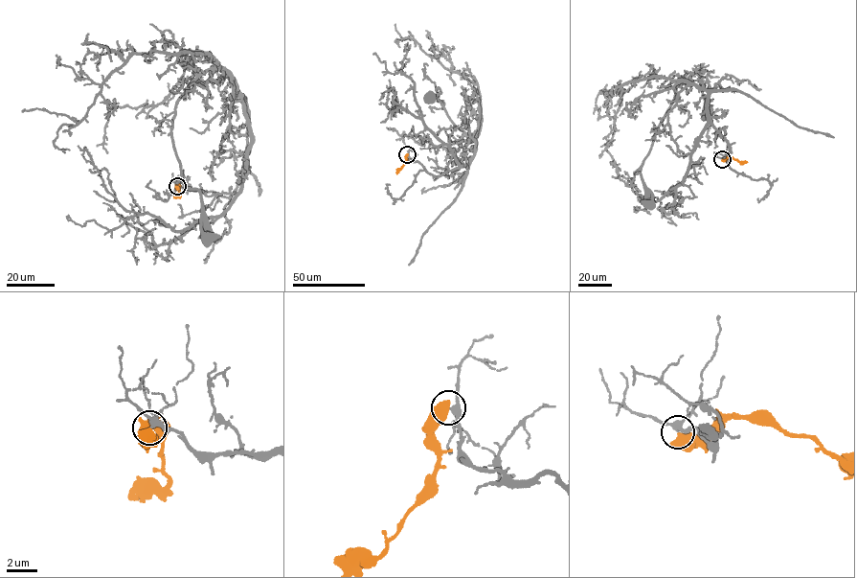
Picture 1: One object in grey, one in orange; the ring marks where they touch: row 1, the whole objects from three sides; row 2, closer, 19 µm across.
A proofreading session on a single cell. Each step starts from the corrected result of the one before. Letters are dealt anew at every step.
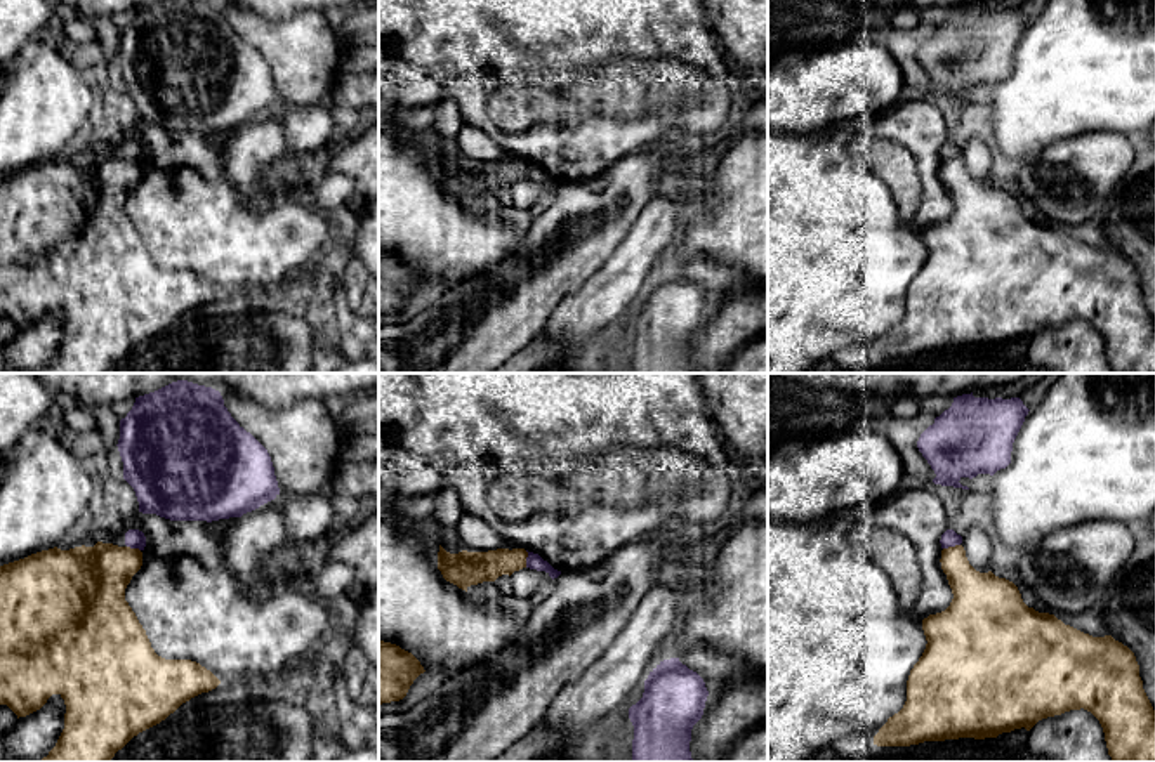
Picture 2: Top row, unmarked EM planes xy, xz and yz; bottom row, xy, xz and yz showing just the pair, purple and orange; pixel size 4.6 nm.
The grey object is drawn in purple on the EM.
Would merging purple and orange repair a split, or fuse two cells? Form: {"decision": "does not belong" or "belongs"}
{"decision": "does not belong"}

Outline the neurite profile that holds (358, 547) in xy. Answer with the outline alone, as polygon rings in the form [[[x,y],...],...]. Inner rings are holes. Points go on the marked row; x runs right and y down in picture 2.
[[[379,514],[356,528],[342,528],[330,547],[330,559],[354,569],[347,594],[361,606],[379,583]]]

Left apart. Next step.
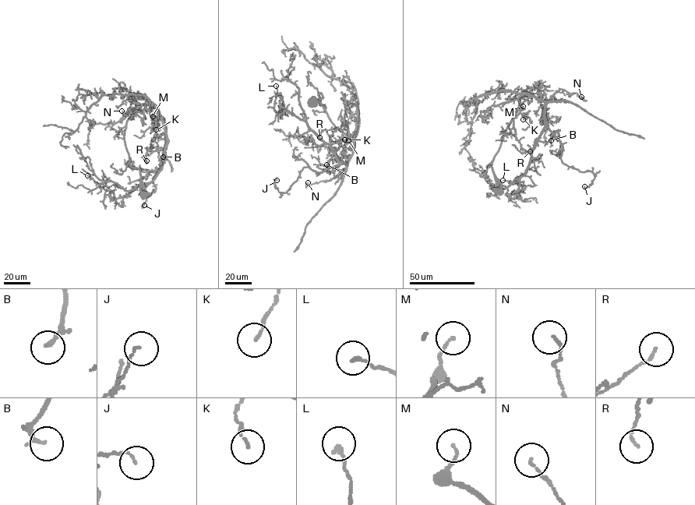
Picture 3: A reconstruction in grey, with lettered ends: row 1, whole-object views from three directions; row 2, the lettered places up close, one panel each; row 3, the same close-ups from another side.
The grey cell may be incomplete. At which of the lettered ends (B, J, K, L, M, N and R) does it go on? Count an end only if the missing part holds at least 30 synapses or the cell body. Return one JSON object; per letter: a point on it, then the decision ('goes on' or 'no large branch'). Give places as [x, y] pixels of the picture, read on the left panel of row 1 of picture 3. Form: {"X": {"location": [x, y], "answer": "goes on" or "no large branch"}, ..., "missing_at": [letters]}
{"B": {"location": [163, 157], "answer": "no large branch"}, "J": {"location": [144, 205], "answer": "no large branch"}, "K": {"location": [156, 129], "answer": "no large branch"}, "L": {"location": [87, 175], "answer": "no large branch"}, "M": {"location": [153, 116], "answer": "no large branch"}, "N": {"location": [121, 111], "answer": "no large branch"}, "R": {"location": [146, 160], "answer": "no large branch"}, "missing_at": []}

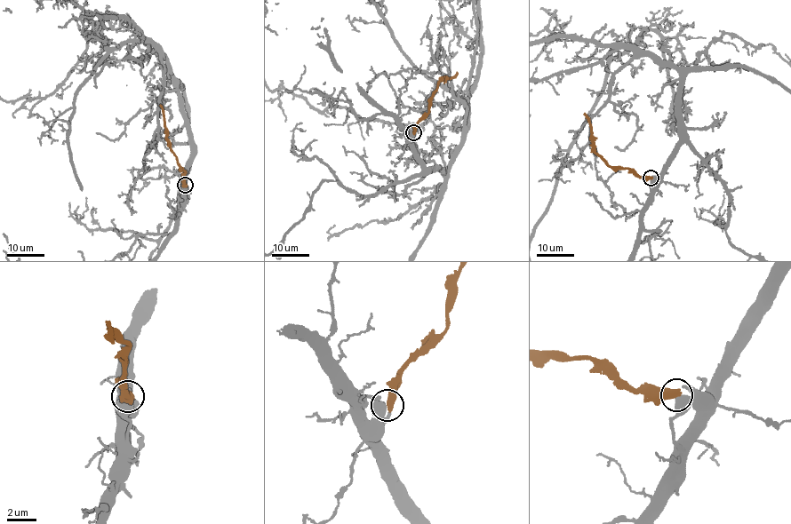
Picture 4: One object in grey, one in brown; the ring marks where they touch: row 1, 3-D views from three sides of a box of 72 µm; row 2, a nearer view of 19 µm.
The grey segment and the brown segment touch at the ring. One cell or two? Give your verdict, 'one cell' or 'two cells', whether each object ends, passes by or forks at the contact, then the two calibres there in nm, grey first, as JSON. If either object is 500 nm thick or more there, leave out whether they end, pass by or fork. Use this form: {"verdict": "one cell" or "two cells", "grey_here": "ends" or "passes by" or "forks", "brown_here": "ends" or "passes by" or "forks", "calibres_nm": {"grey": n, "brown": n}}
{"verdict": "two cells", "calibres_nm": {"grey": 650, "brown": 600}}

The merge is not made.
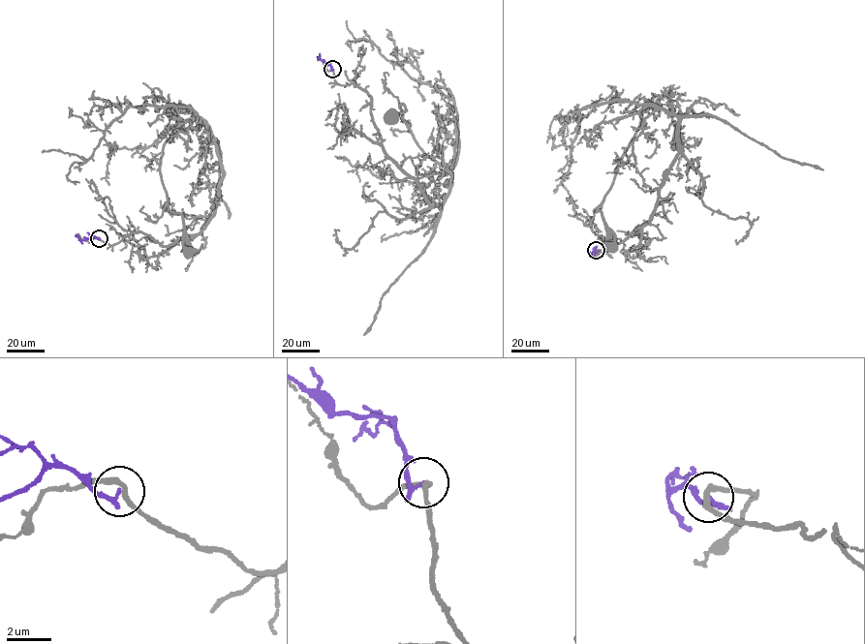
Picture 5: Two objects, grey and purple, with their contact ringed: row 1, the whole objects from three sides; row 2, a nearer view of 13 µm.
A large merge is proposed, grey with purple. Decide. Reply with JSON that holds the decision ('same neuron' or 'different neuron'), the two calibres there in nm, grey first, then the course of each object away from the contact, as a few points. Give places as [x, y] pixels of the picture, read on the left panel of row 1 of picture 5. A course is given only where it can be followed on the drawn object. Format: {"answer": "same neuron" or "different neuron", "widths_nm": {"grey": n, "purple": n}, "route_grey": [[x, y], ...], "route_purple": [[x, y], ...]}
{"answer": "different neuron", "widths_nm": {"grey": 220, "purple": 220}, "route_grey": [[99, 238], [143, 232], [169, 246], [203, 228], [222, 170], [200, 119], [177, 127], [159, 167], [189, 252]], "route_purple": [[99, 238], [93, 236], [80, 240], [76, 234]]}

